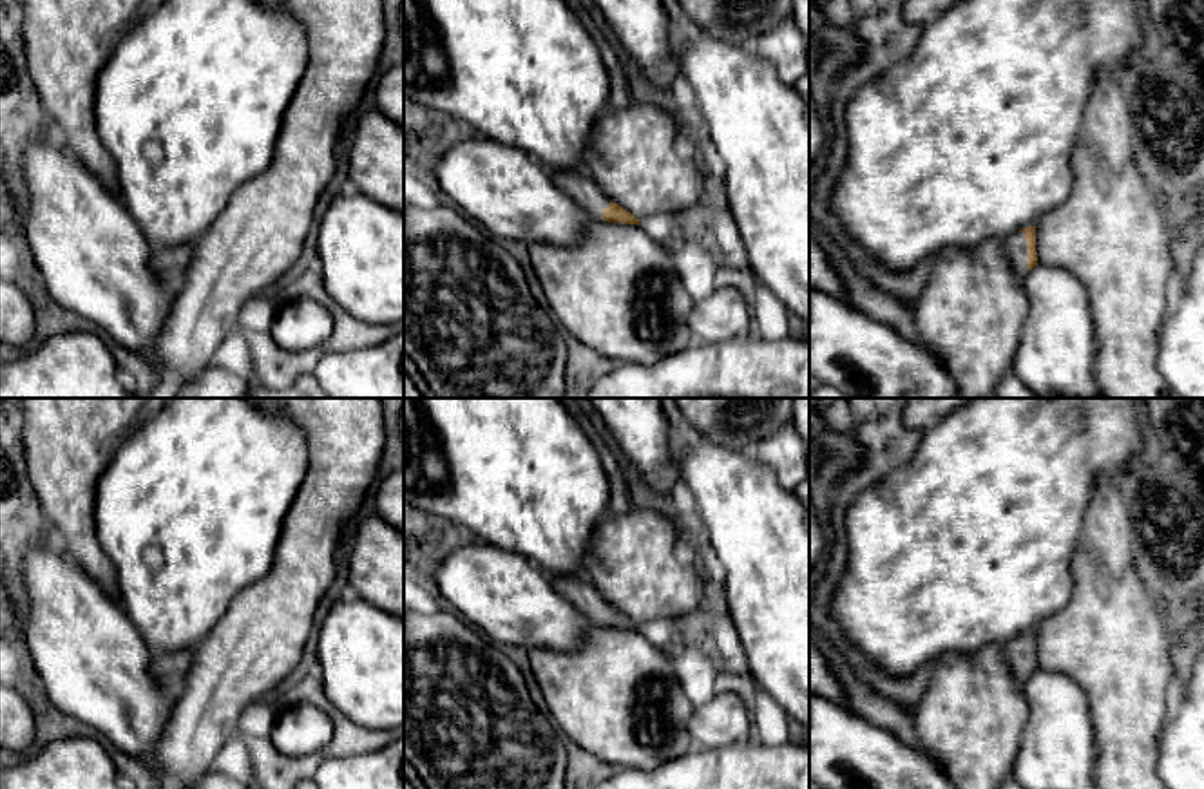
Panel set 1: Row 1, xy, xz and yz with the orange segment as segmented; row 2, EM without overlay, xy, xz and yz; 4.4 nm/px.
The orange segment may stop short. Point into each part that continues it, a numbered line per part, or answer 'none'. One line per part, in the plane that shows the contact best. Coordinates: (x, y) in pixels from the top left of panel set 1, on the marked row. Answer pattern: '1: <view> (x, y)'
1: yz (1014, 247)

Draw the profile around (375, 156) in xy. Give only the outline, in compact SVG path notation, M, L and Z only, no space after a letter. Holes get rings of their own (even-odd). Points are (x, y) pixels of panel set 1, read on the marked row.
M377 107L360 114L348 147L349 188L404 212L404 128Z

